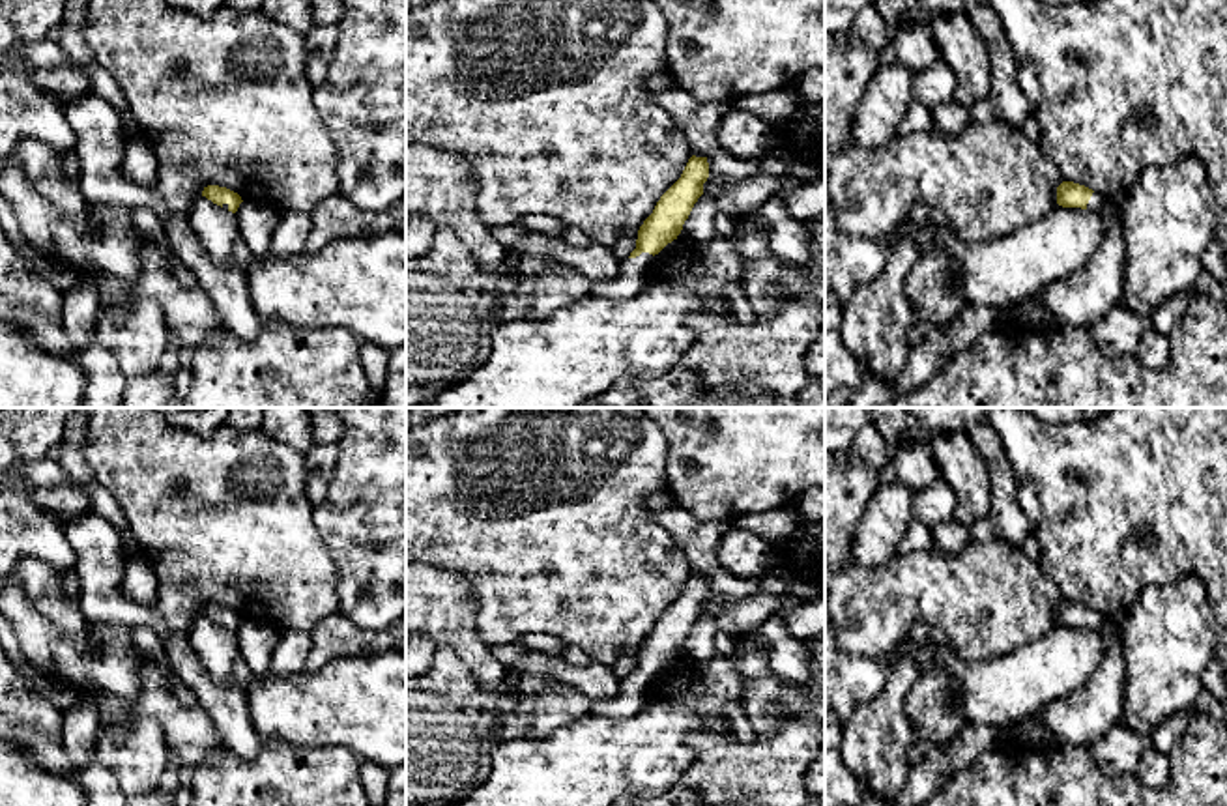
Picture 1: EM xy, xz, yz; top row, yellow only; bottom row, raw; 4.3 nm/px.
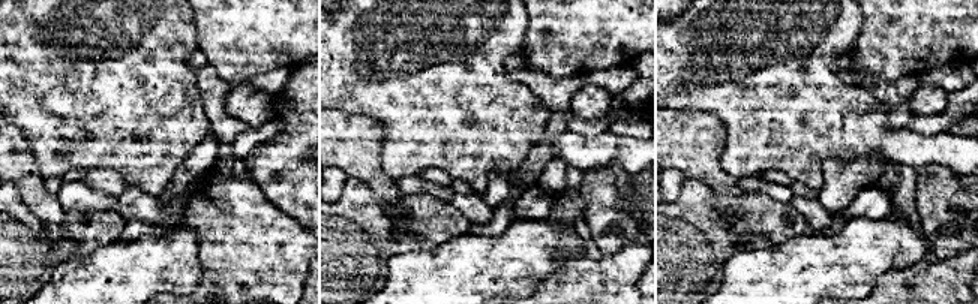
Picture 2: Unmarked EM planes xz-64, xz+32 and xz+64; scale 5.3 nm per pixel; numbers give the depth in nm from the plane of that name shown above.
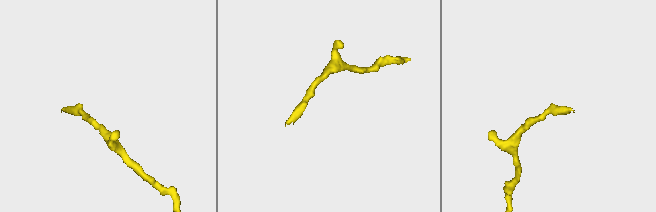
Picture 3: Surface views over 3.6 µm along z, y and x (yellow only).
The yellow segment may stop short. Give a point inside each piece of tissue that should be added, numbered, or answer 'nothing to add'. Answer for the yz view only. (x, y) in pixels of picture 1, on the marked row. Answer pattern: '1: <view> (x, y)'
1: yz (1100, 204)

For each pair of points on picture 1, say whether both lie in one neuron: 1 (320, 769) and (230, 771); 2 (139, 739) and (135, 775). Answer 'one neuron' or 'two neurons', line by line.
1: one neuron
2: one neuron

